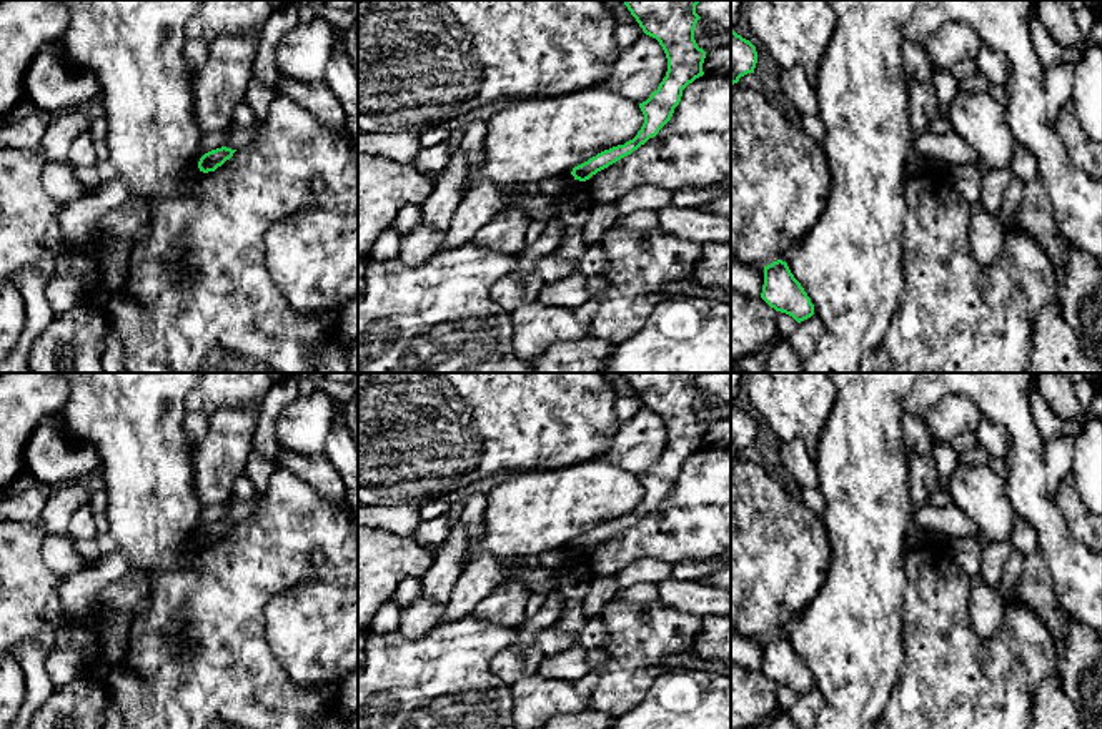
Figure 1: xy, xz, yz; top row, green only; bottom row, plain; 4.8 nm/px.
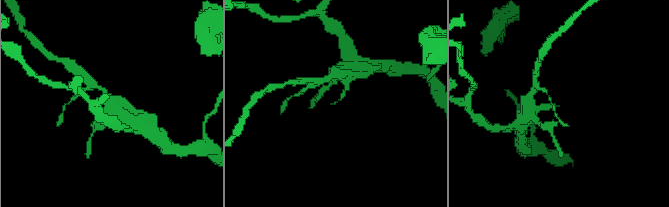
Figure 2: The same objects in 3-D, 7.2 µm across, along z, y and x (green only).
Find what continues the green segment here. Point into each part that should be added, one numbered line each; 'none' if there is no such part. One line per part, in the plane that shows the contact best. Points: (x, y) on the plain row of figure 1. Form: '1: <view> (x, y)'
none

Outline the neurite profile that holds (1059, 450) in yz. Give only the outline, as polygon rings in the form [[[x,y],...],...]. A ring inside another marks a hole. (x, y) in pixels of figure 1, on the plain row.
[[[1057,436],[1044,441],[1045,451],[1045,473],[1047,473],[1047,494],[1055,498],[1060,481],[1070,473],[1074,439]]]

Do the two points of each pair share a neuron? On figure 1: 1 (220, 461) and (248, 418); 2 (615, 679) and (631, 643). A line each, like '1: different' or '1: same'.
1: same
2: same

